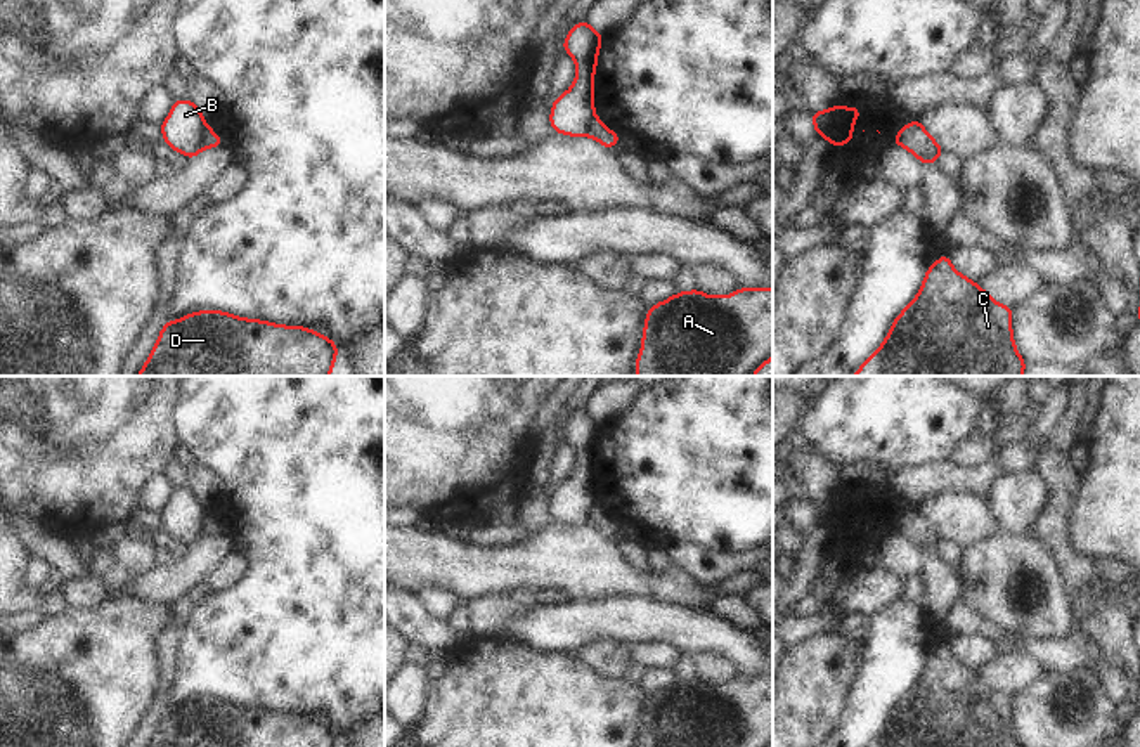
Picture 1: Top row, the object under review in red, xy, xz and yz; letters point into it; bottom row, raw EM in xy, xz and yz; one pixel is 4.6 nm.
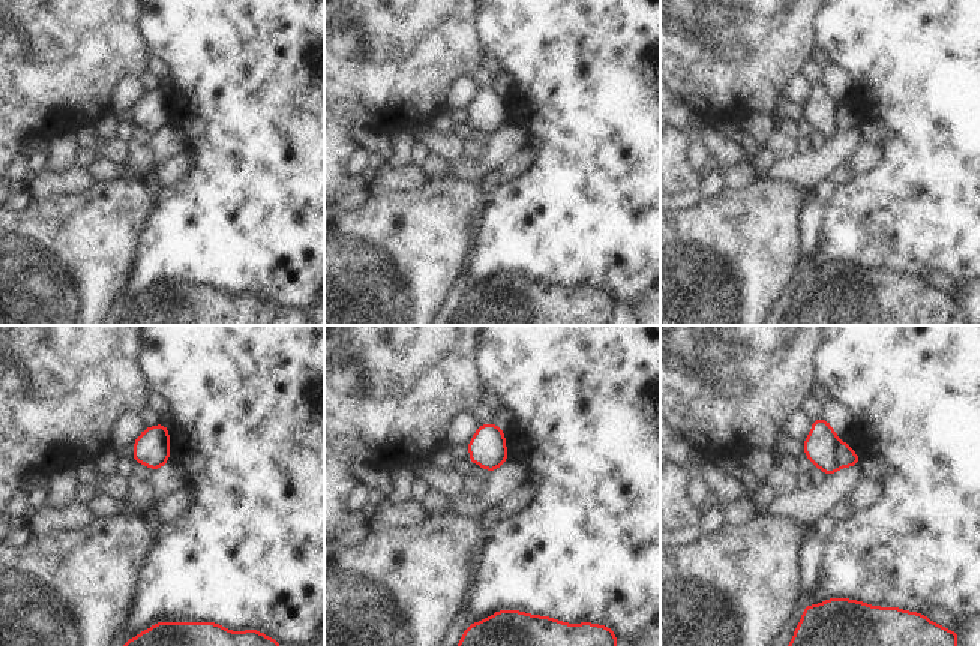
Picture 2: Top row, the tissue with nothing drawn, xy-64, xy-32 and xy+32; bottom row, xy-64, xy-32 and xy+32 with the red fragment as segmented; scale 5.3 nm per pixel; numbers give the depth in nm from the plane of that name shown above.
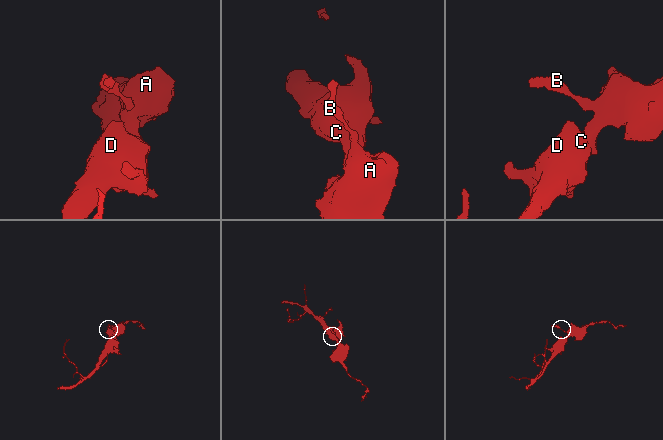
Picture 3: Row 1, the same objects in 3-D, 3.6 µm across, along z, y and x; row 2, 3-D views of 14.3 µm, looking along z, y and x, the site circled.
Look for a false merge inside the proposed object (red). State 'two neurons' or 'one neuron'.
two neurons

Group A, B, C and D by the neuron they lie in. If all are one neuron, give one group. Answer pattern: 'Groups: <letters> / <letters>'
Groups: A C D / B.

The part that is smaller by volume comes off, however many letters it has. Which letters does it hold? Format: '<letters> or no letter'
B

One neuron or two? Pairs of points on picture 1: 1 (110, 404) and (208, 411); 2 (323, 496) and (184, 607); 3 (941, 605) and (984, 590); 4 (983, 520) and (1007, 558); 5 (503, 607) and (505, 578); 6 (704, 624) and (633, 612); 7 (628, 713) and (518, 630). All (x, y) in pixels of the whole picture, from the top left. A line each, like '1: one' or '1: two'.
1: two
2: two
3: two
4: two
5: two
6: one
7: two

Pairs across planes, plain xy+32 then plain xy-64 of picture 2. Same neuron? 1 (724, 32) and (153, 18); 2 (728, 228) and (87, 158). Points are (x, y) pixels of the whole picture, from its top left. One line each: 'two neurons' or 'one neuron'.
1: two neurons
2: two neurons

